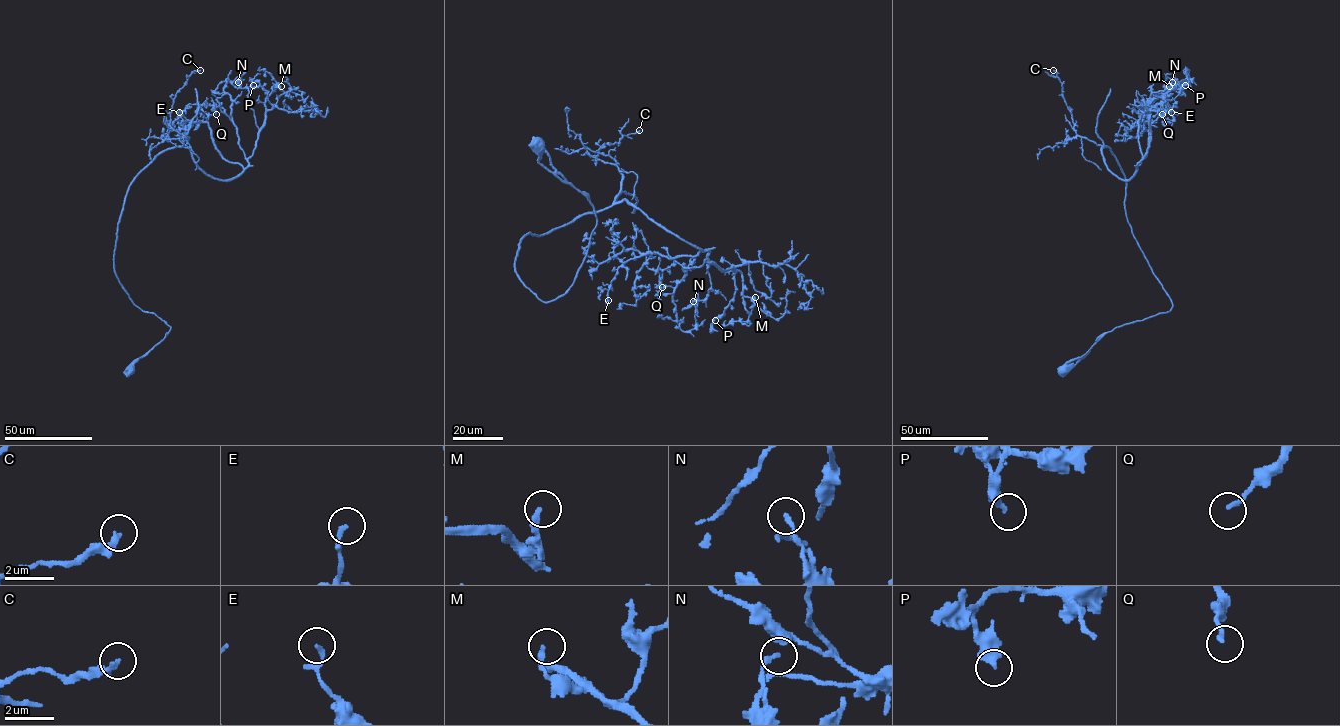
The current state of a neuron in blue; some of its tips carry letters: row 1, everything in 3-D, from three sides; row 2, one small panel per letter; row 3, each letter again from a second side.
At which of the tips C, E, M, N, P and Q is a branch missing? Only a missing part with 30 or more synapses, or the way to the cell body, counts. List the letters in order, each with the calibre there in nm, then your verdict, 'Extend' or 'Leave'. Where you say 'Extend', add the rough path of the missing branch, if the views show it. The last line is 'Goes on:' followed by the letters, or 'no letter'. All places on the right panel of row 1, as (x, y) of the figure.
C: Thickness 240 nm. Leave
E: Thickness 120 nm. Leave
M: Thickness 190 nm. Leave
N: Thickness 170 nm. Leave
P: Thickness 380 nm. Leave
Q: Thickness 190 nm. Leave
Goes on: no letter

